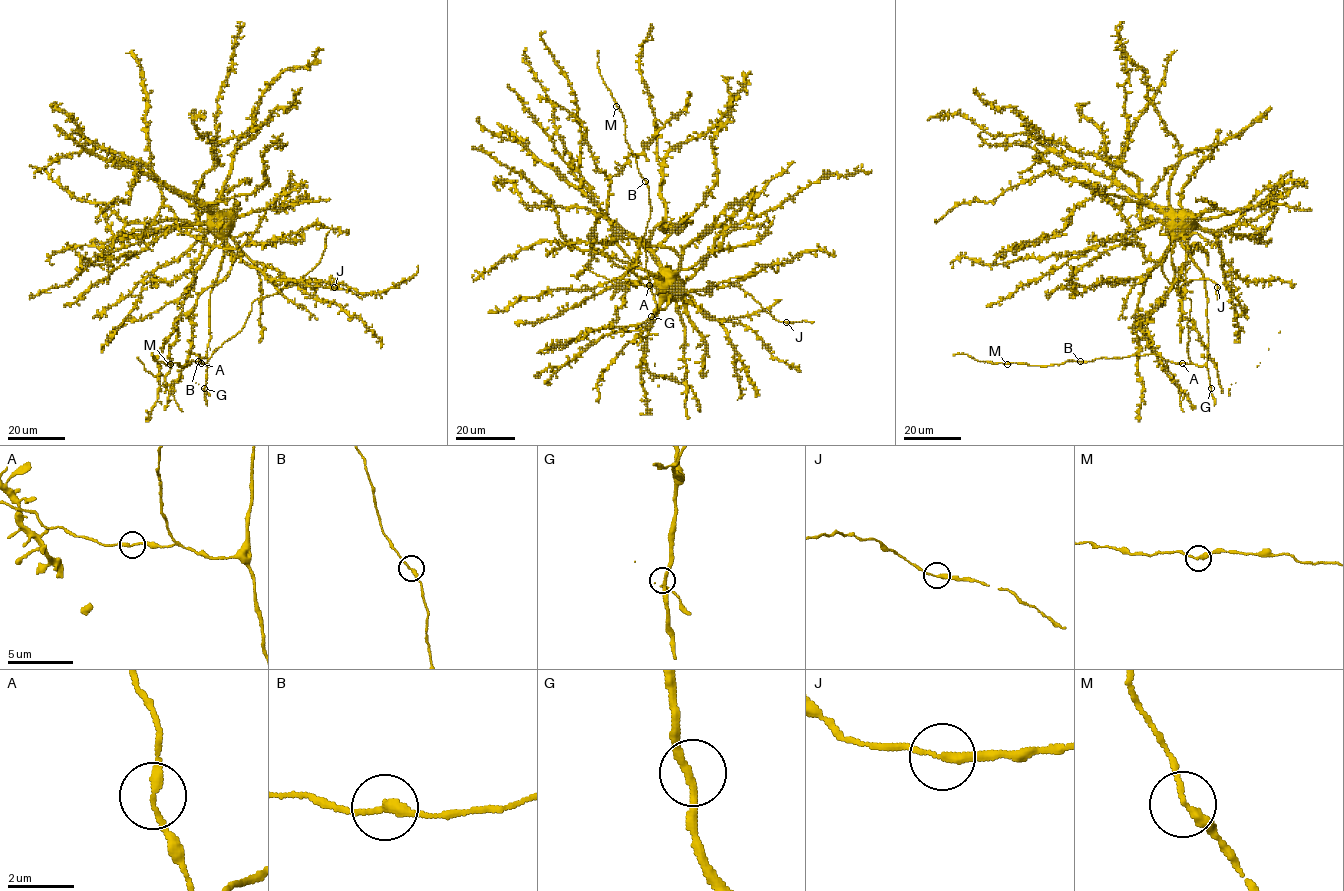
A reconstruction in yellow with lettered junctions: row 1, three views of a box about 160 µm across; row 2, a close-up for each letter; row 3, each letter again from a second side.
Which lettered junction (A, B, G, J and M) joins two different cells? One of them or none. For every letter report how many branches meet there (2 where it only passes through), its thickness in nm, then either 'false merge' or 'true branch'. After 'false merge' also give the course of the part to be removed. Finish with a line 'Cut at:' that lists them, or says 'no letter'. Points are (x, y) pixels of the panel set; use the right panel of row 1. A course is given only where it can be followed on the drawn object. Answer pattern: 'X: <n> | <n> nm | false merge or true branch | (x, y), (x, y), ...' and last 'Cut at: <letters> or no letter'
A: 2 | 200 nm | true branch
B: 2 | 240 nm | true branch
G: 2 | 240 nm | true branch
J: 2 | 240 nm | true branch
M: 2 | 240 nm | true branch
Cut at: no letter

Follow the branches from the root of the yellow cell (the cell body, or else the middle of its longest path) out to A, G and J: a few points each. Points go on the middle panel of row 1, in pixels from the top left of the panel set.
A: (663, 273), (664, 270), (670, 282), (671, 296), (667, 306), (657, 312), (649, 285)
G: (663, 273), (664, 270), (670, 282), (671, 296), (663, 309), (654, 311), (651, 316)
J: (663, 273), (668, 269), (685, 291), (710, 289), (721, 281), (729, 281), (748, 292), (777, 320), (785, 322)

